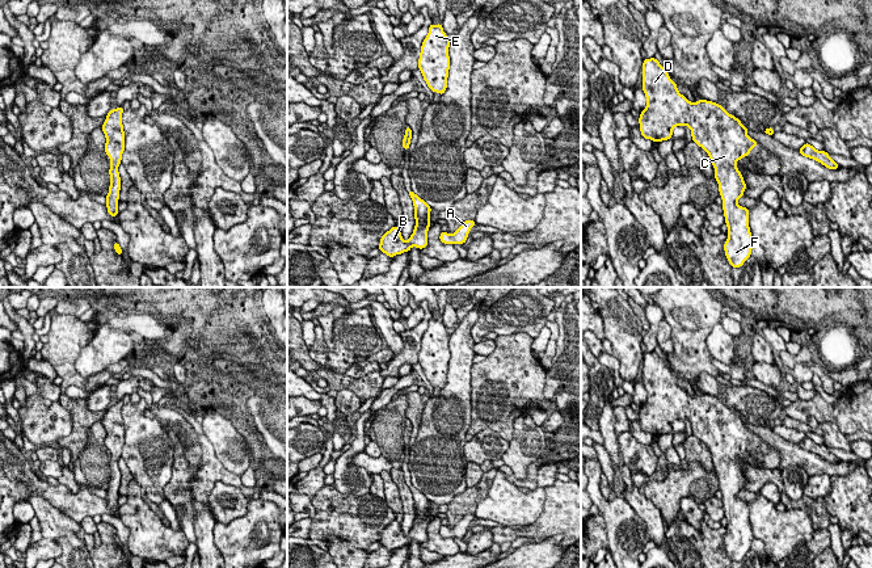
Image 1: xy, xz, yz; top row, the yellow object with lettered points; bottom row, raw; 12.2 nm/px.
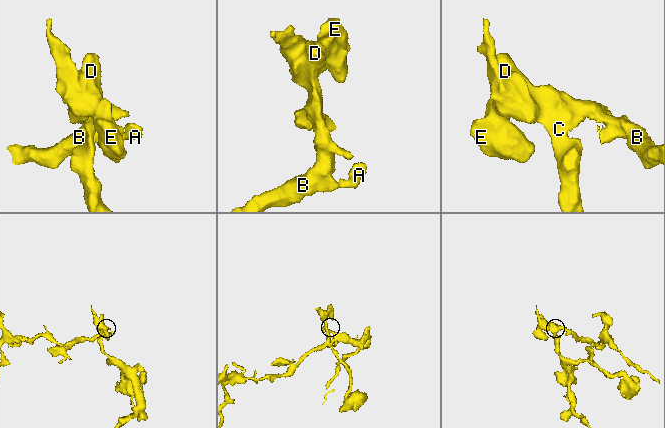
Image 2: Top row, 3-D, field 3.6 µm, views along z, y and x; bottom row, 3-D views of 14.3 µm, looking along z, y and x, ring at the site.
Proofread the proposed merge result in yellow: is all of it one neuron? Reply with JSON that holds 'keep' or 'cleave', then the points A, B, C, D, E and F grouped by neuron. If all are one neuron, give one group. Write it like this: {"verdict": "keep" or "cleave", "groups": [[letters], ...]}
{"verdict": "keep", "groups": [["A", "B", "C", "D", "E", "F"]]}

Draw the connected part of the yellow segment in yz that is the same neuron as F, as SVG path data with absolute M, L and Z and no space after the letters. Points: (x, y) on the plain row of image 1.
M656 352L644 353L641 363L643 384L646 391L646 401L640 407L639 412L643 432L662 436L671 433L675 420L690 421L692 436L708 447L715 462L715 472L719 477L728 521L728 534L724 537L725 550L732 561L741 561L751 550L754 535L749 521L749 502L737 497L746 483L743 470L737 463L737 455L747 450L758 439L758 436L746 428L749 422L738 412L729 408L724 400L707 394L688 395L678 386L677 378Z

